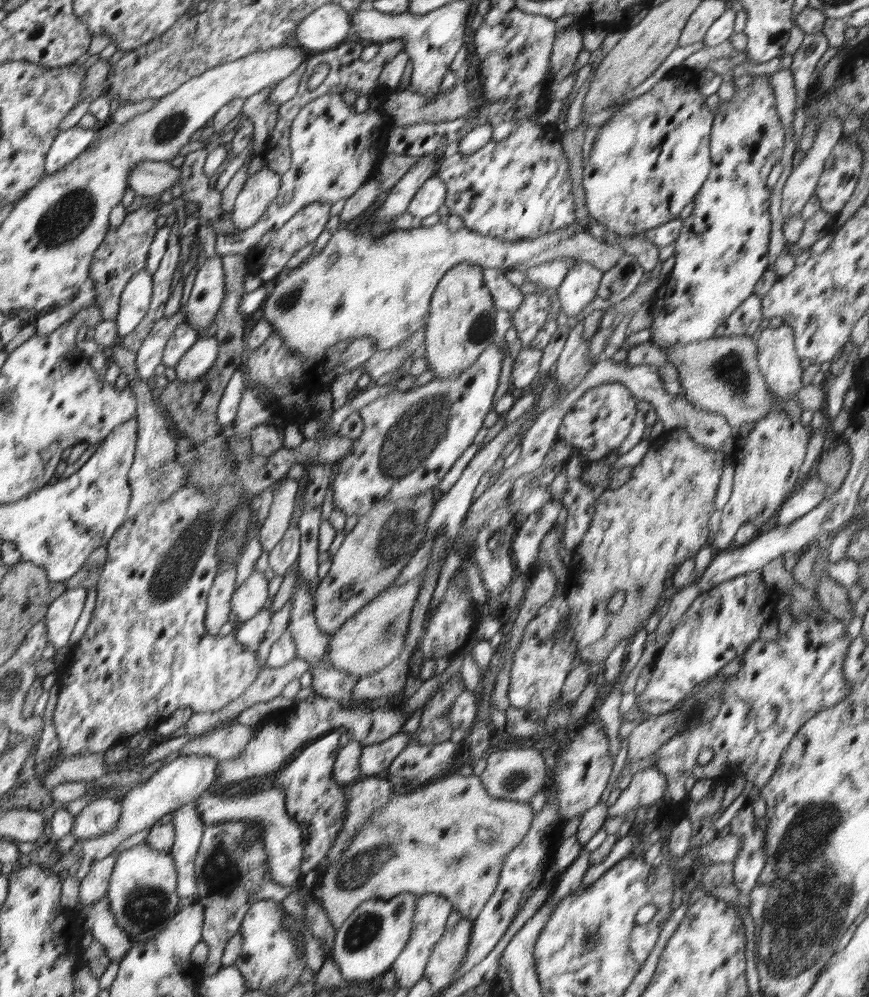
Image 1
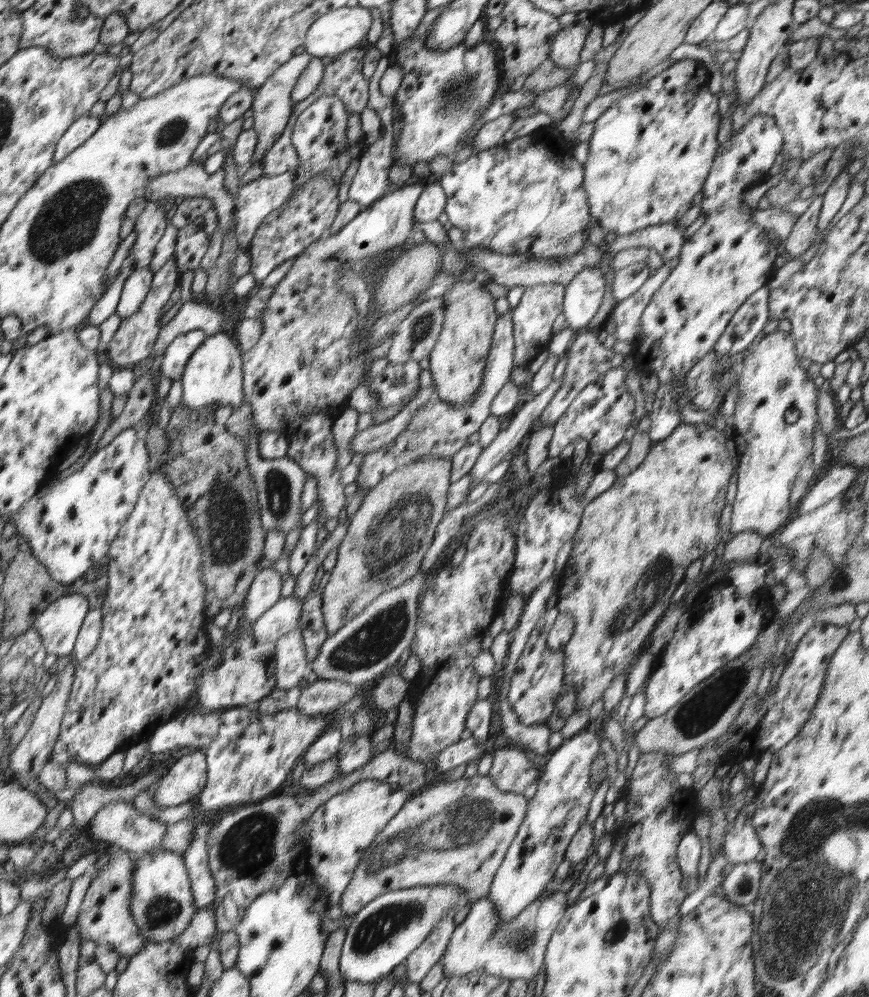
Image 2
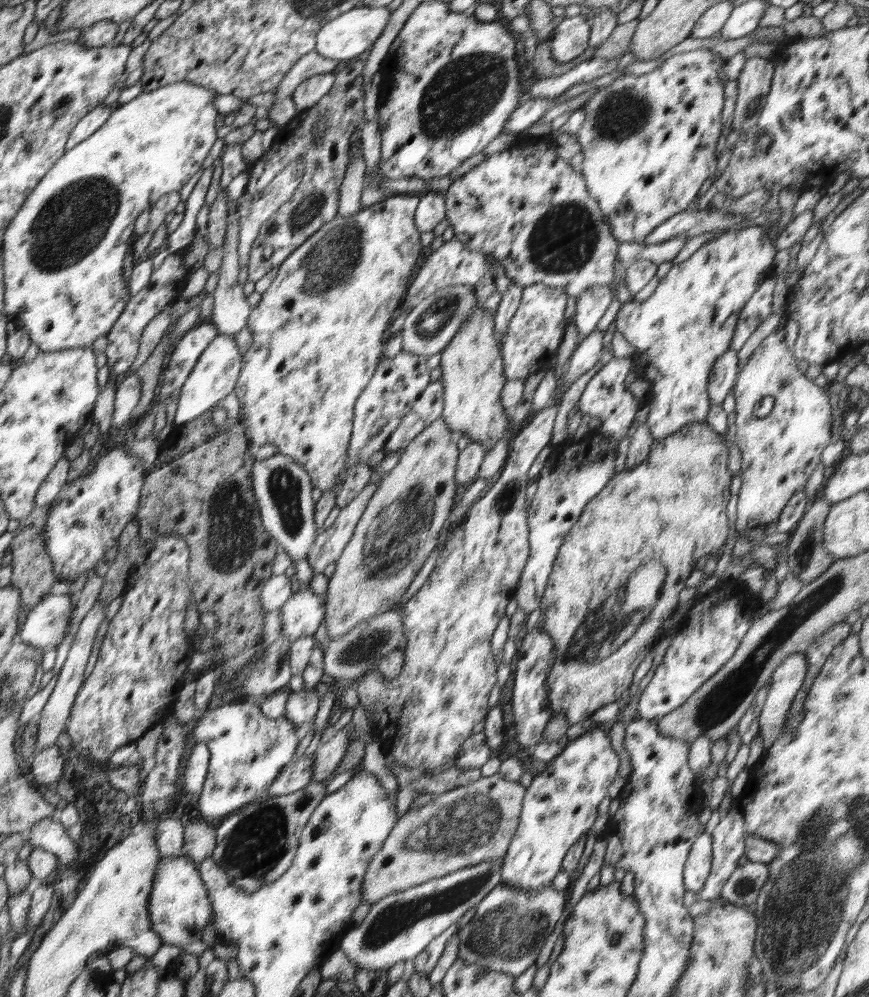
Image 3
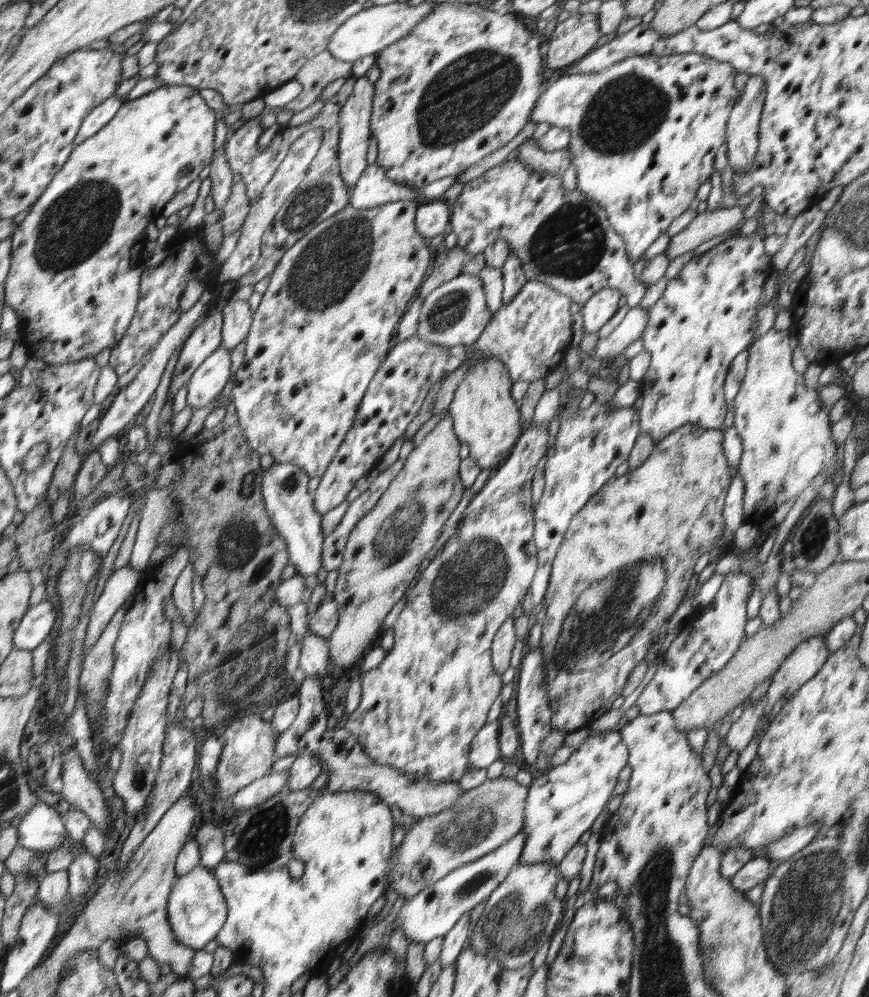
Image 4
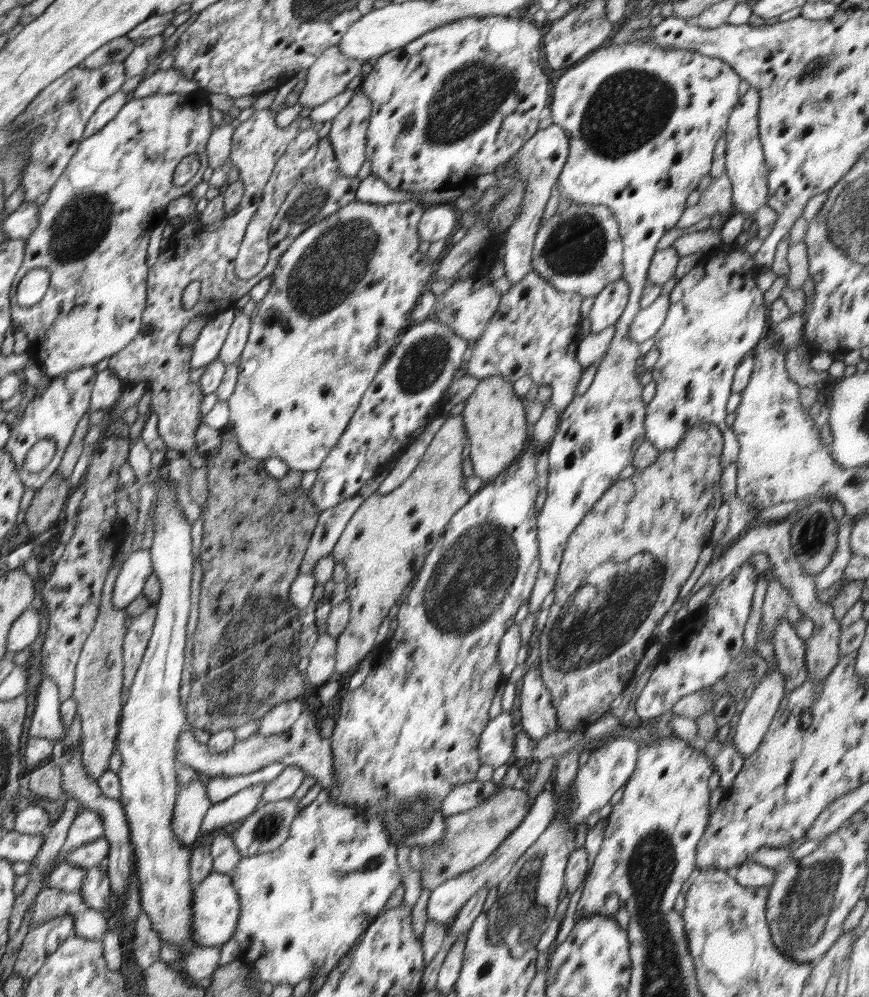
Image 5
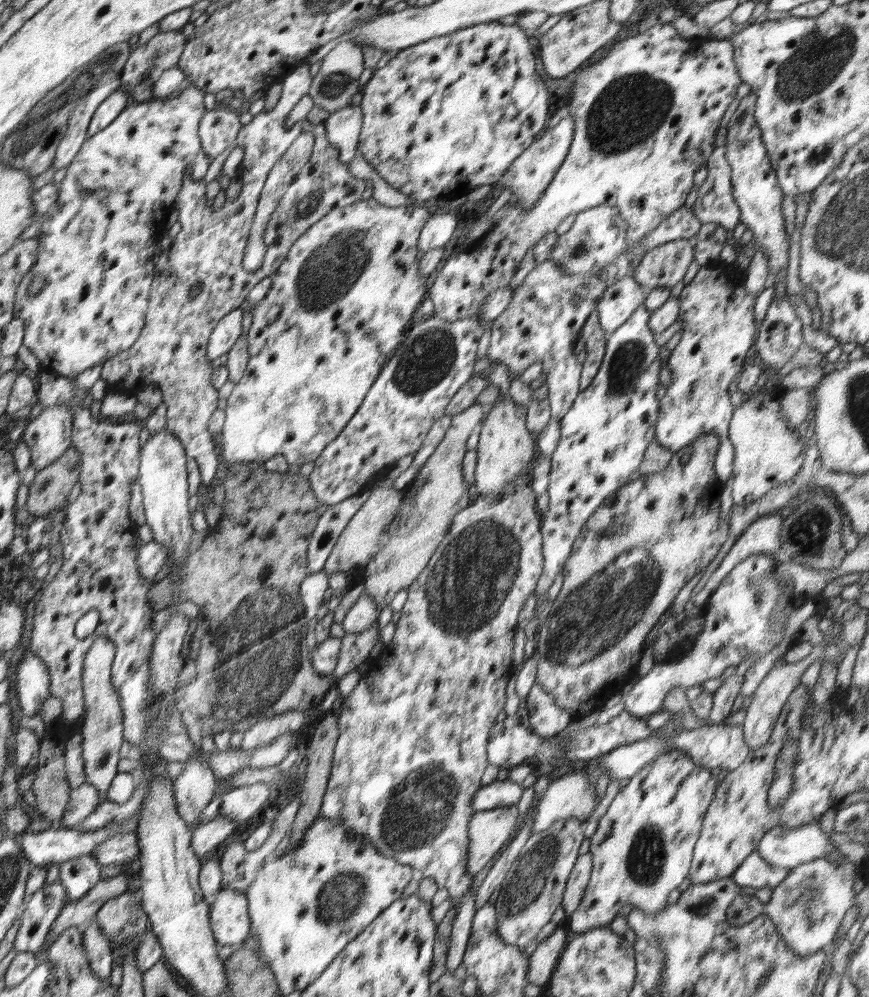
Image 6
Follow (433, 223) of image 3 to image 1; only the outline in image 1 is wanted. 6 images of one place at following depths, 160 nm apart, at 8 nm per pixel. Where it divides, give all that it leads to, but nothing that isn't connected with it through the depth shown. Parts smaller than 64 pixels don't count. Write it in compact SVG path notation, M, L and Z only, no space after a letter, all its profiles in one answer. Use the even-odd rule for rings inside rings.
M436 175L430 177L418 192L410 200L407 211L417 219L417 221L438 212L438 209L445 204L447 186L441 178Z

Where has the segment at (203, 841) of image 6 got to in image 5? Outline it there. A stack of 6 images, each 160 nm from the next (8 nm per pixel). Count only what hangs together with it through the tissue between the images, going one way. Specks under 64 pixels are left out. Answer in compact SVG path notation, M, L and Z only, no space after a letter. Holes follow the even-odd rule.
M262 781L260 784L252 784L226 800L213 804L201 822L199 835L206 836L210 832L216 833L220 828L234 824L234 822L242 822L247 816L254 813L262 799L265 784Z

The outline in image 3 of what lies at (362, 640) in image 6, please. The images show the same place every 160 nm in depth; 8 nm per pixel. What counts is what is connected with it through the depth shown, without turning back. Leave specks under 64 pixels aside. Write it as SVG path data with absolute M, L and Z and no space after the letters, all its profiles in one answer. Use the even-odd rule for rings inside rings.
M439 417L408 443L399 461L380 481L354 534L335 562L334 573L329 577L324 626L330 639L340 638L363 620L400 604L400 598L408 590L414 576L438 545L437 540L447 522L458 486L455 470L459 452L455 434Z

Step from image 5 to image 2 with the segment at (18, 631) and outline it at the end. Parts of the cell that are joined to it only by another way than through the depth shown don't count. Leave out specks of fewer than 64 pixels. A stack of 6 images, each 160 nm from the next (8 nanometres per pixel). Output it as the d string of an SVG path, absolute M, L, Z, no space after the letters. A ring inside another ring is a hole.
M80 592L61 596L43 609L32 629L38 631L47 654L73 654L76 636L88 610L88 599Z

